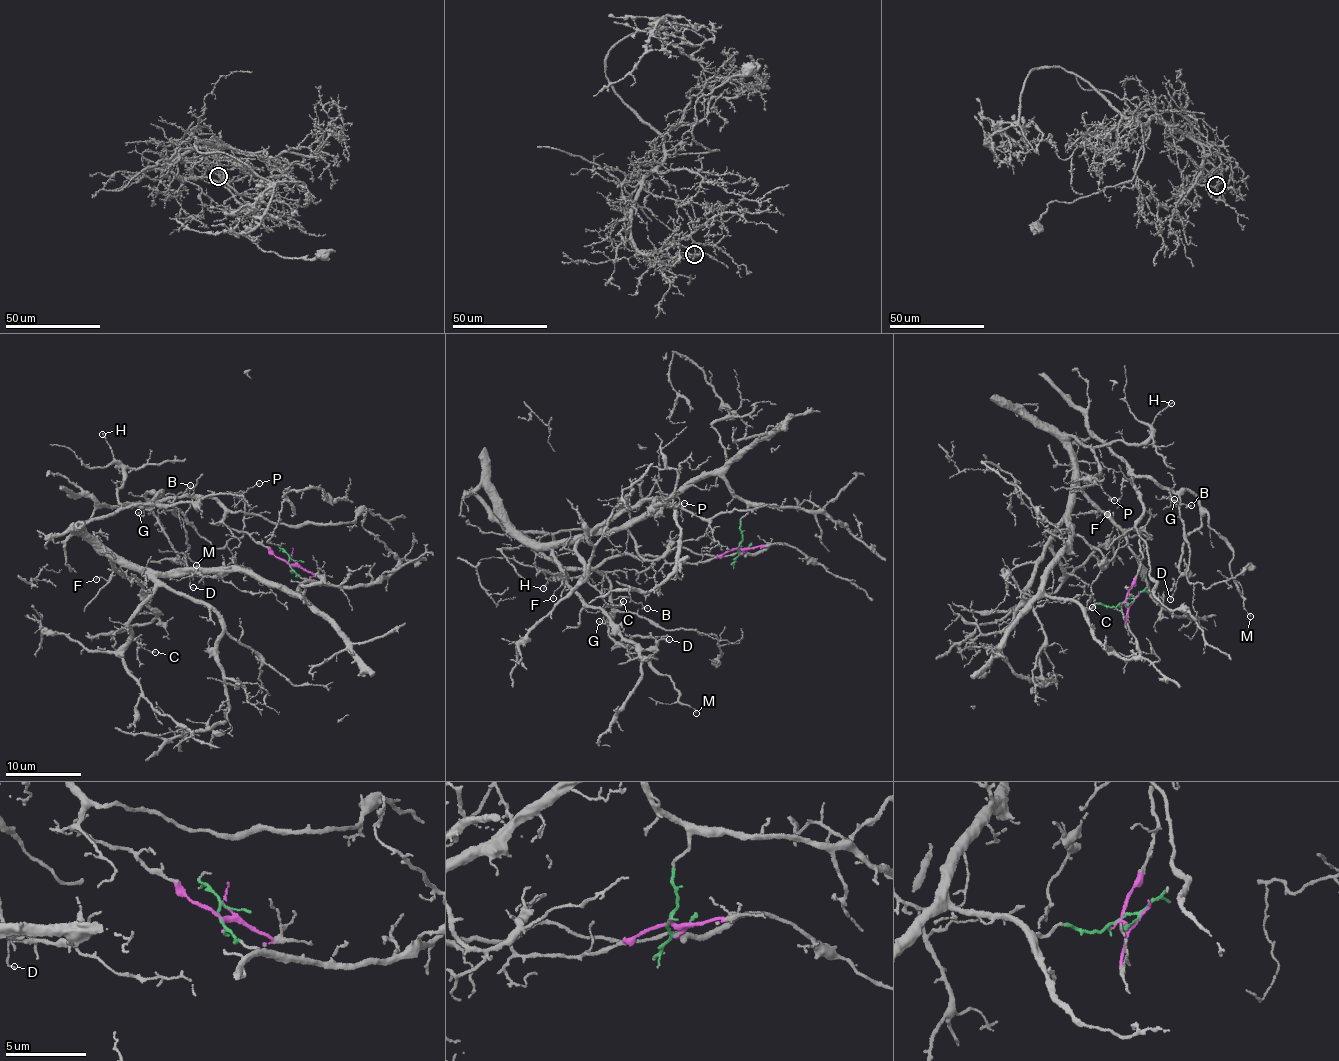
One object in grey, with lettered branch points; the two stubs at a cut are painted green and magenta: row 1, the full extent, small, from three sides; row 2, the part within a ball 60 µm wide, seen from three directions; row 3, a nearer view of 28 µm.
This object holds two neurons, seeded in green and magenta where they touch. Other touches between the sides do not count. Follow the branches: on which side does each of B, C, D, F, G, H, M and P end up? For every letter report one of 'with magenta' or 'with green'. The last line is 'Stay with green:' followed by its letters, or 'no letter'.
B: with magenta
C: with green
D: with magenta
F: with green
G: with magenta
H: with green
M: with magenta
P: with green
Stay with green: C, F, H, P

